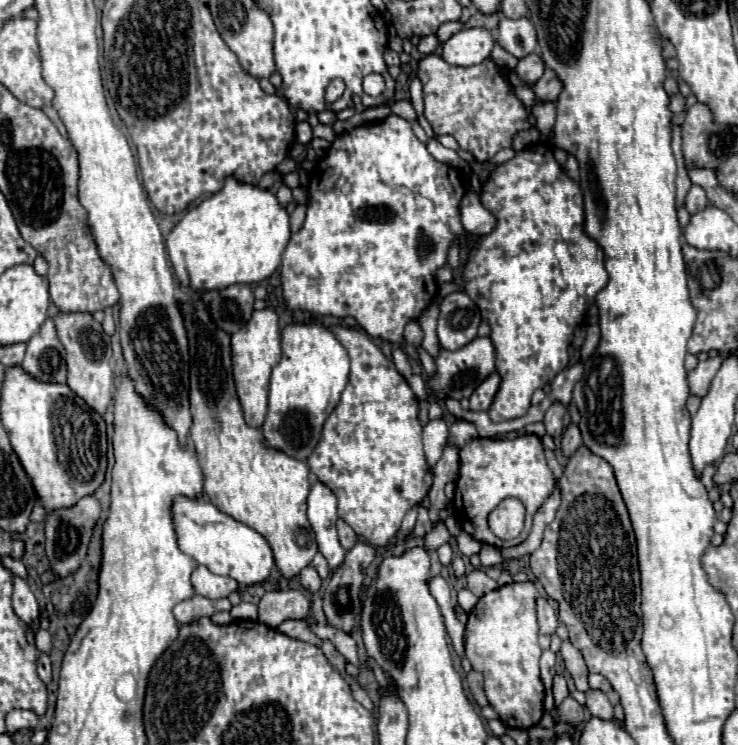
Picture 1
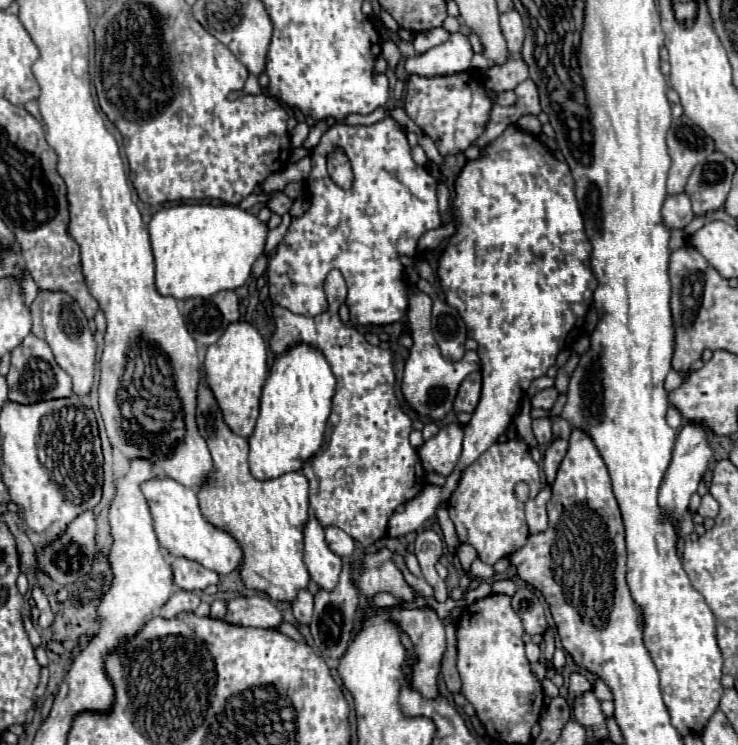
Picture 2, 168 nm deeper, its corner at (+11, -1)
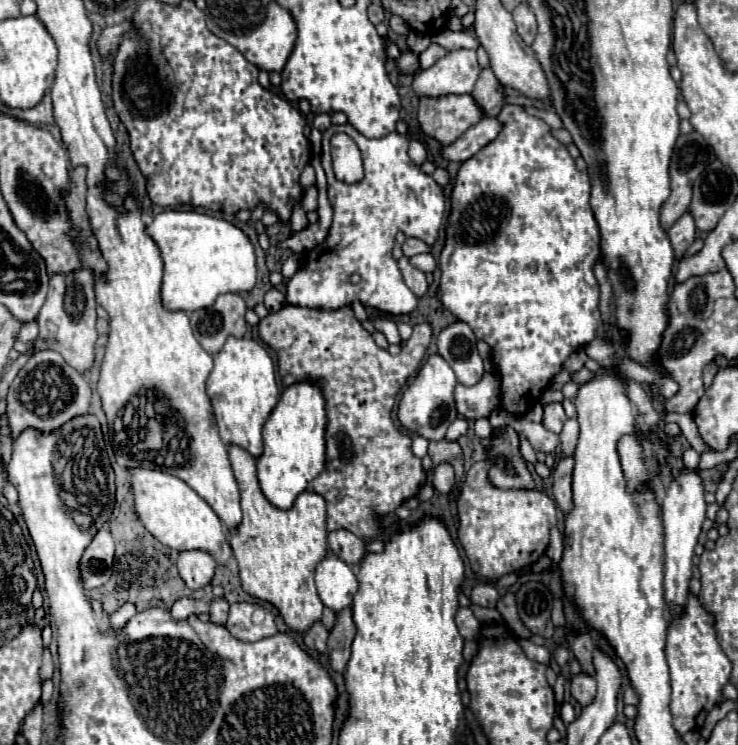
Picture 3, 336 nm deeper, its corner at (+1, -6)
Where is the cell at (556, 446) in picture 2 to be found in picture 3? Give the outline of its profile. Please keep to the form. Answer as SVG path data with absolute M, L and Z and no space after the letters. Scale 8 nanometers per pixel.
M561 458L553 470L553 496L563 514L567 514L573 506L571 500L571 472L573 472L573 458Z

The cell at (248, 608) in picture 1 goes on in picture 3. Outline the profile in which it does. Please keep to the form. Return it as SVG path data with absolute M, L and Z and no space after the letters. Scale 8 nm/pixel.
M223 598L213 600L209 606L209 616L211 616L211 622L215 622L215 624L225 624L227 612L229 612L229 602Z

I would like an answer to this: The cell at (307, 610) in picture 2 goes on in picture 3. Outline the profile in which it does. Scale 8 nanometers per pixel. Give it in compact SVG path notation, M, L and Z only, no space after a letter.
M315 622L303 636L305 644L311 648L311 650L317 650L317 652L327 652L325 648L325 642L327 642L327 628L321 624L321 622Z

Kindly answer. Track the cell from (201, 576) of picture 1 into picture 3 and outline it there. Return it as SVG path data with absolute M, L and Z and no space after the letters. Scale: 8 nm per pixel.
M191 550L191 552L181 552L177 560L179 576L191 590L203 590L205 586L211 584L215 576L215 560L201 550Z

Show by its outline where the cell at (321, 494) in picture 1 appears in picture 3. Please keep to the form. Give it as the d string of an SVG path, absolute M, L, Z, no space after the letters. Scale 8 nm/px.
M327 552L327 556L317 564L315 584L321 602L333 612L351 606L353 594L357 592L357 578L351 566L331 552Z

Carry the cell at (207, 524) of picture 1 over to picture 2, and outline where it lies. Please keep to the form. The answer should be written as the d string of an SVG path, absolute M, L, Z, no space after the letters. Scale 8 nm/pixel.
M155 475L153 479L149 479L141 485L141 491L143 491L149 511L153 515L153 525L155 525L159 545L165 547L171 555L197 561L203 567L207 567L219 575L227 575L241 565L243 551L241 551L239 543L229 533L225 533L205 521L205 517L199 511L199 501L197 501L195 489L189 489L189 487L173 481L171 477Z

